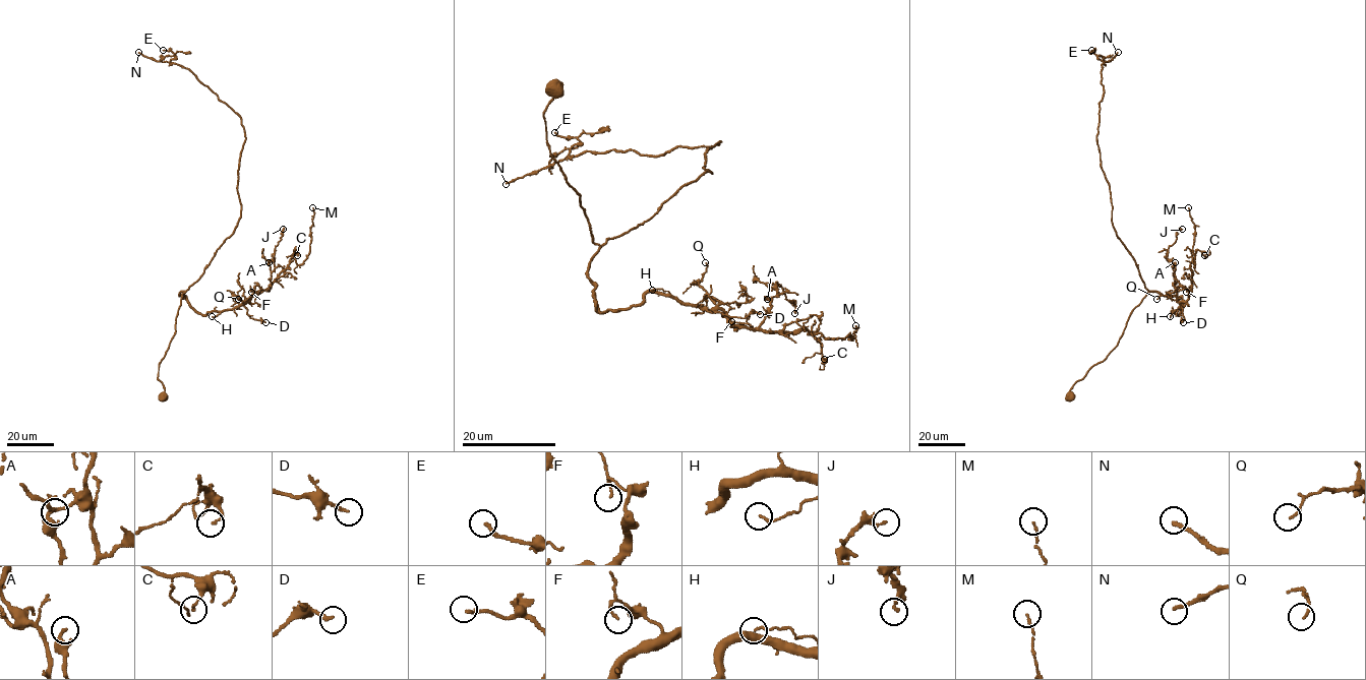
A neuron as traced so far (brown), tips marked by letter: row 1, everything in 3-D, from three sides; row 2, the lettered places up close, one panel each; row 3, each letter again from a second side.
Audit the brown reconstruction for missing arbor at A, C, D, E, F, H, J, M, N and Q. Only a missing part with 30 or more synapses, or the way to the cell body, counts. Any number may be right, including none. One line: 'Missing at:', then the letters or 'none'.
Missing at: N

